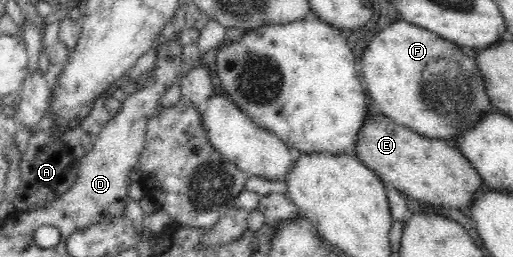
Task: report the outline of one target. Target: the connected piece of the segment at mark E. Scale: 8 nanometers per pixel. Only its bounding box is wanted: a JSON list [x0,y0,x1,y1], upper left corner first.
[353,114,485,212]

